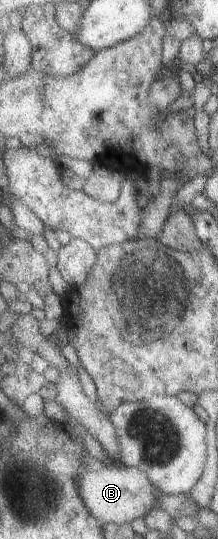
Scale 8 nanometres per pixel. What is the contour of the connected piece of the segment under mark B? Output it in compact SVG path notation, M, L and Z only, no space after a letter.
M108 465L101 470L95 471L89 466L84 466L79 478L77 487L87 505L91 515L101 523L131 523L137 518L145 518L145 515L159 505L159 497L163 494L151 481L141 473L139 469L125 467L123 465Z

